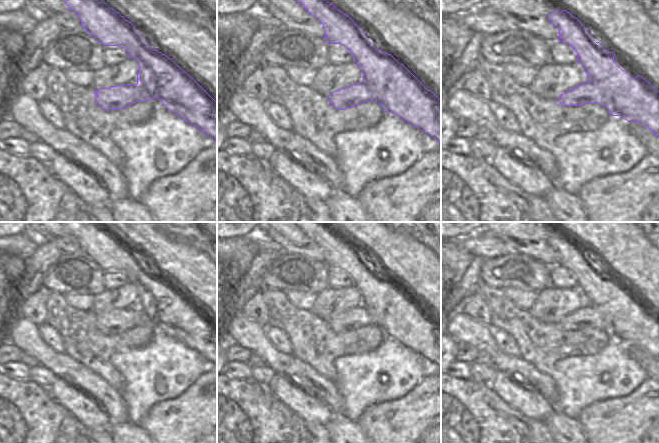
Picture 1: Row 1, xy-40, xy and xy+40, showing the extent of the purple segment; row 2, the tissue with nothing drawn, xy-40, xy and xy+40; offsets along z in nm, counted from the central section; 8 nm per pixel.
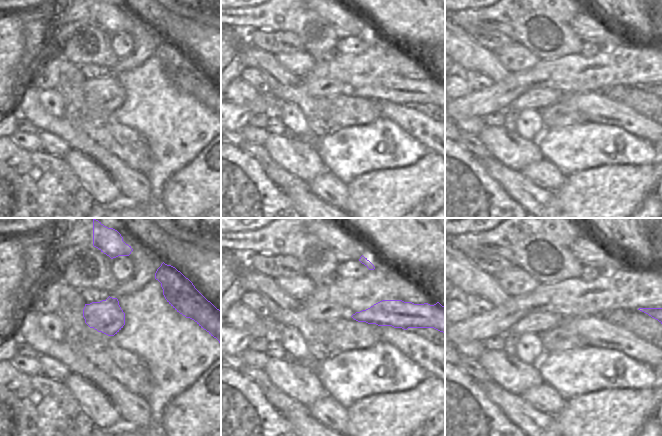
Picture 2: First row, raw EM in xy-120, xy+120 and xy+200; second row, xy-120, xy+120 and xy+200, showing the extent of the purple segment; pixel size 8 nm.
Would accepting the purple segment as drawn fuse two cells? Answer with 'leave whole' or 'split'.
split

